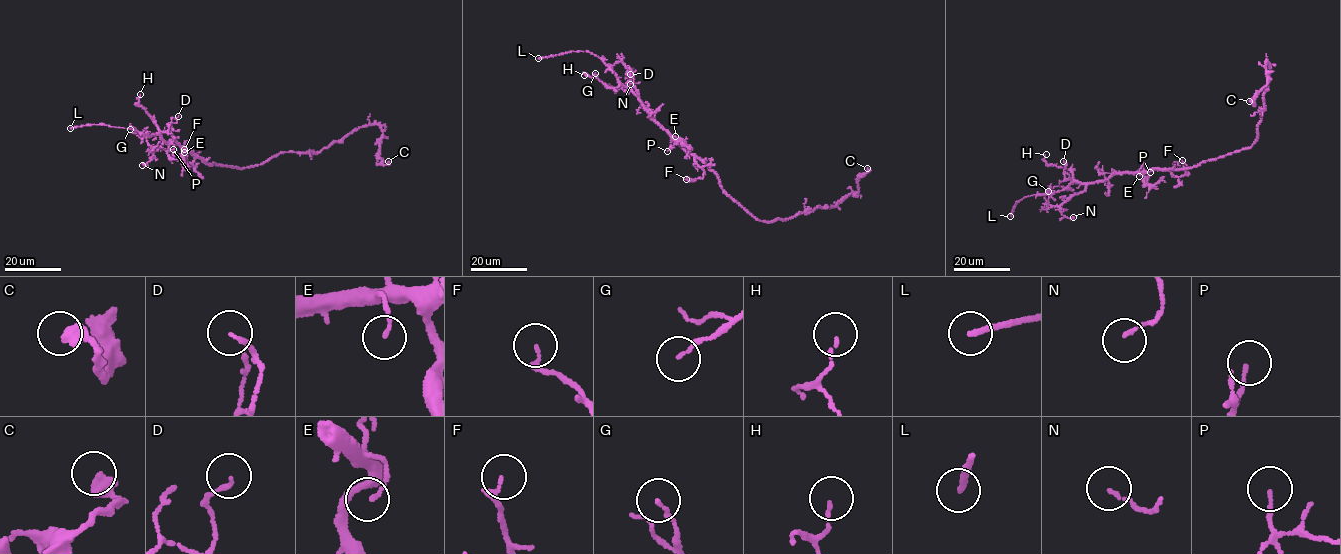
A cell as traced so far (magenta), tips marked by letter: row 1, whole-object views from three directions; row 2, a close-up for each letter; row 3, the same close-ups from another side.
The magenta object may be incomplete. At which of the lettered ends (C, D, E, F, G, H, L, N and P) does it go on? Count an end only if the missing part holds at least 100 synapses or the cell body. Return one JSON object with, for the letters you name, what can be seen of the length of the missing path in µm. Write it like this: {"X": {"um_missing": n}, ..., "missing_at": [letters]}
{"L": {"um_missing": 20}, "missing_at": ["L"]}

